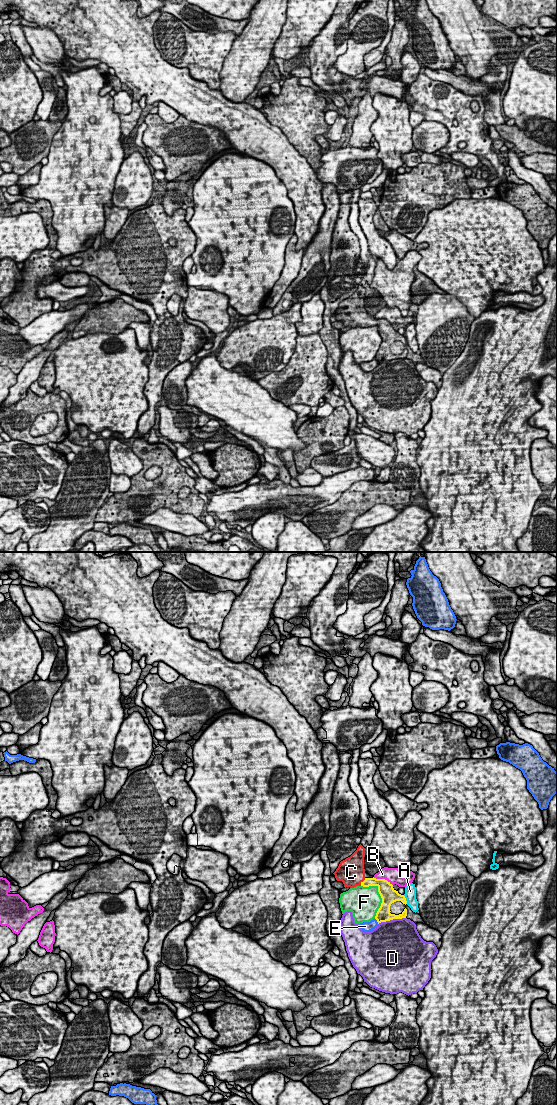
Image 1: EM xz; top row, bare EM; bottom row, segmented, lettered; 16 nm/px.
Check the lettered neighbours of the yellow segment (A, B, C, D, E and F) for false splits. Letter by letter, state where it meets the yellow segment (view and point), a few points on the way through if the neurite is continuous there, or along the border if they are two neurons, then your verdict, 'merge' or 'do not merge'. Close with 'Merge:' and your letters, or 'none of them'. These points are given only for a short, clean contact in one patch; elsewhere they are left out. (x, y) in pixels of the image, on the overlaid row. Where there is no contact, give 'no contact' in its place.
A: xz (405, 899) | do not merge
B: xz (383, 879) | do not merge
C: xz (362, 882) | across xz (367, 882), (362, 882), (351, 872) | merge
D: xz (391, 919) | do not merge
E: xz (377, 921) | do not merge
F: xz (379, 893) | do not merge
Merge: C

